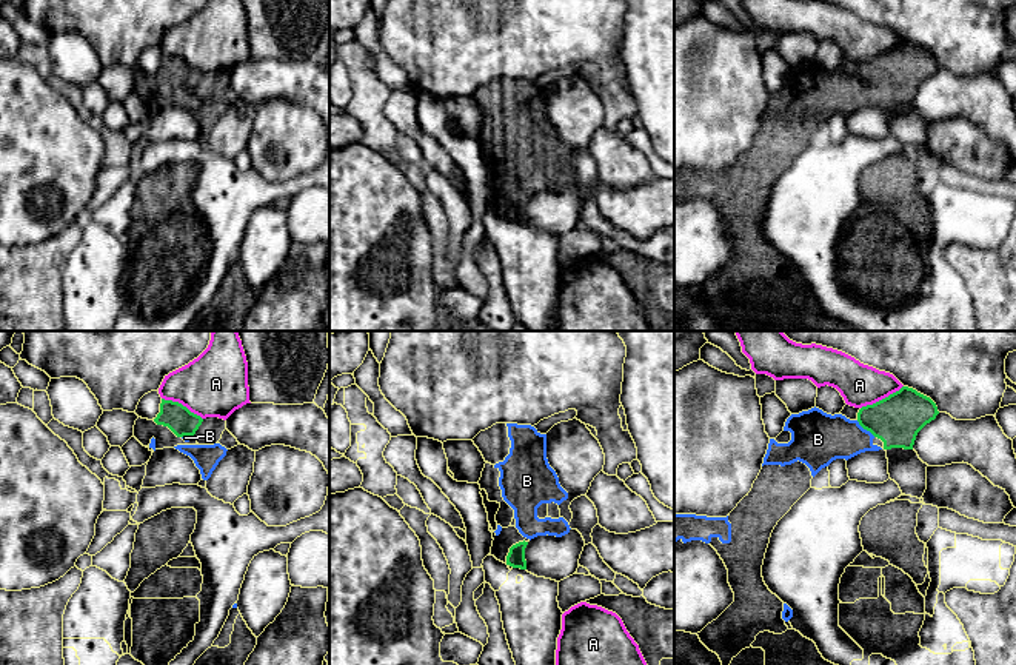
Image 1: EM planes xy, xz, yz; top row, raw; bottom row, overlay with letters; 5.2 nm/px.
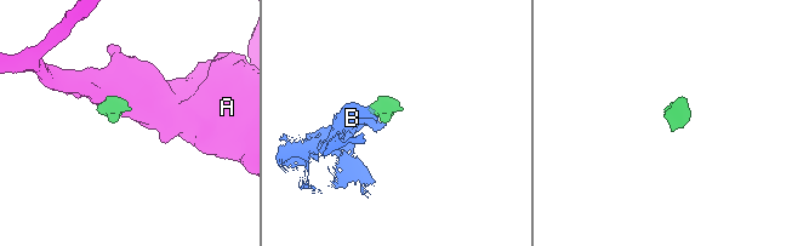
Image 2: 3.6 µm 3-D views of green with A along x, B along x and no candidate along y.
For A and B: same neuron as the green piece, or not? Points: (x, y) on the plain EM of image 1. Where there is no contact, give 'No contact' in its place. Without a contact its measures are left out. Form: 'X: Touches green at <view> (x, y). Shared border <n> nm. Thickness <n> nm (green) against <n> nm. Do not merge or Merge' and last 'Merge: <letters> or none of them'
A: Touches green at yz (882, 54). Shared border 260 nm. Thickness 260 nm (green) against 220 nm. Do not merge
B: Touches green at yz (865, 83). Shared border 130 nm. Thickness 260 nm (green) against 260 nm. Merge
Merge: B

